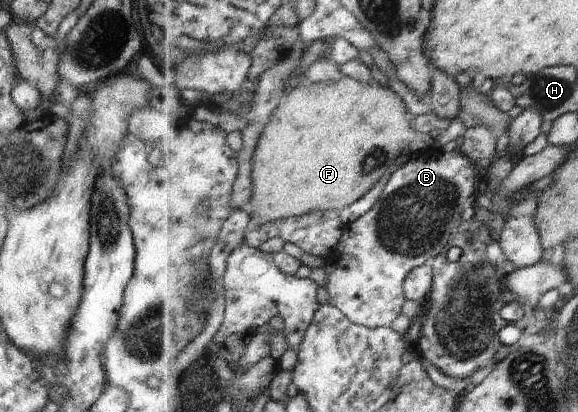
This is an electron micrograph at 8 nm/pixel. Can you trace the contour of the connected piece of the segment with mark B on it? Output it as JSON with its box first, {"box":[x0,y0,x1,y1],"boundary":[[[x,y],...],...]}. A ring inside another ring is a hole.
{"box":[328,148,477,328],"boundary":[[[440,148],[411,155],[409,161],[394,171],[383,186],[377,203],[361,217],[345,223],[341,241],[335,246],[336,269],[328,276],[328,303],[340,309],[352,322],[368,328],[390,326],[401,314],[406,299],[405,278],[417,266],[437,257],[449,246],[453,229],[463,219],[469,197],[475,196],[477,167],[470,157],[457,148],[443,152]]]}

